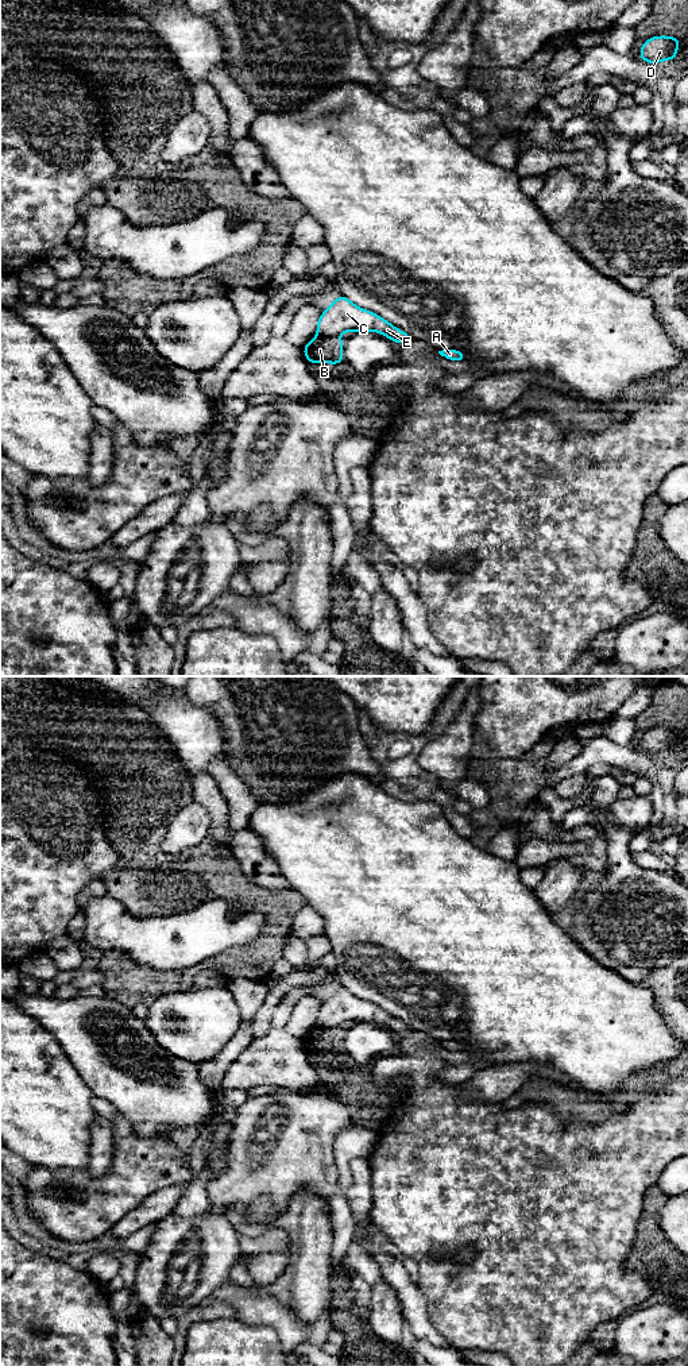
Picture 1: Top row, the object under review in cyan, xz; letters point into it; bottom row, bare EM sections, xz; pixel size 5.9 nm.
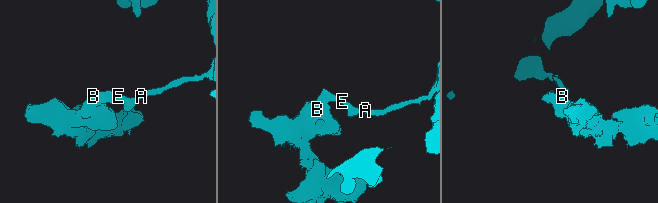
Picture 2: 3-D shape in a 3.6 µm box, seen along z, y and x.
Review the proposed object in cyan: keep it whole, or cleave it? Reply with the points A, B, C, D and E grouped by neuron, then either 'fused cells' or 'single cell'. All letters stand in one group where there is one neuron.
A C D E / B | fused cells

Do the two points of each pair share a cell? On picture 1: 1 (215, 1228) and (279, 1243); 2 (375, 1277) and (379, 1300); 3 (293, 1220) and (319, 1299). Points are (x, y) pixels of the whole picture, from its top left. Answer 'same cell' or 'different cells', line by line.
1: different cells
2: different cells
3: same cell

